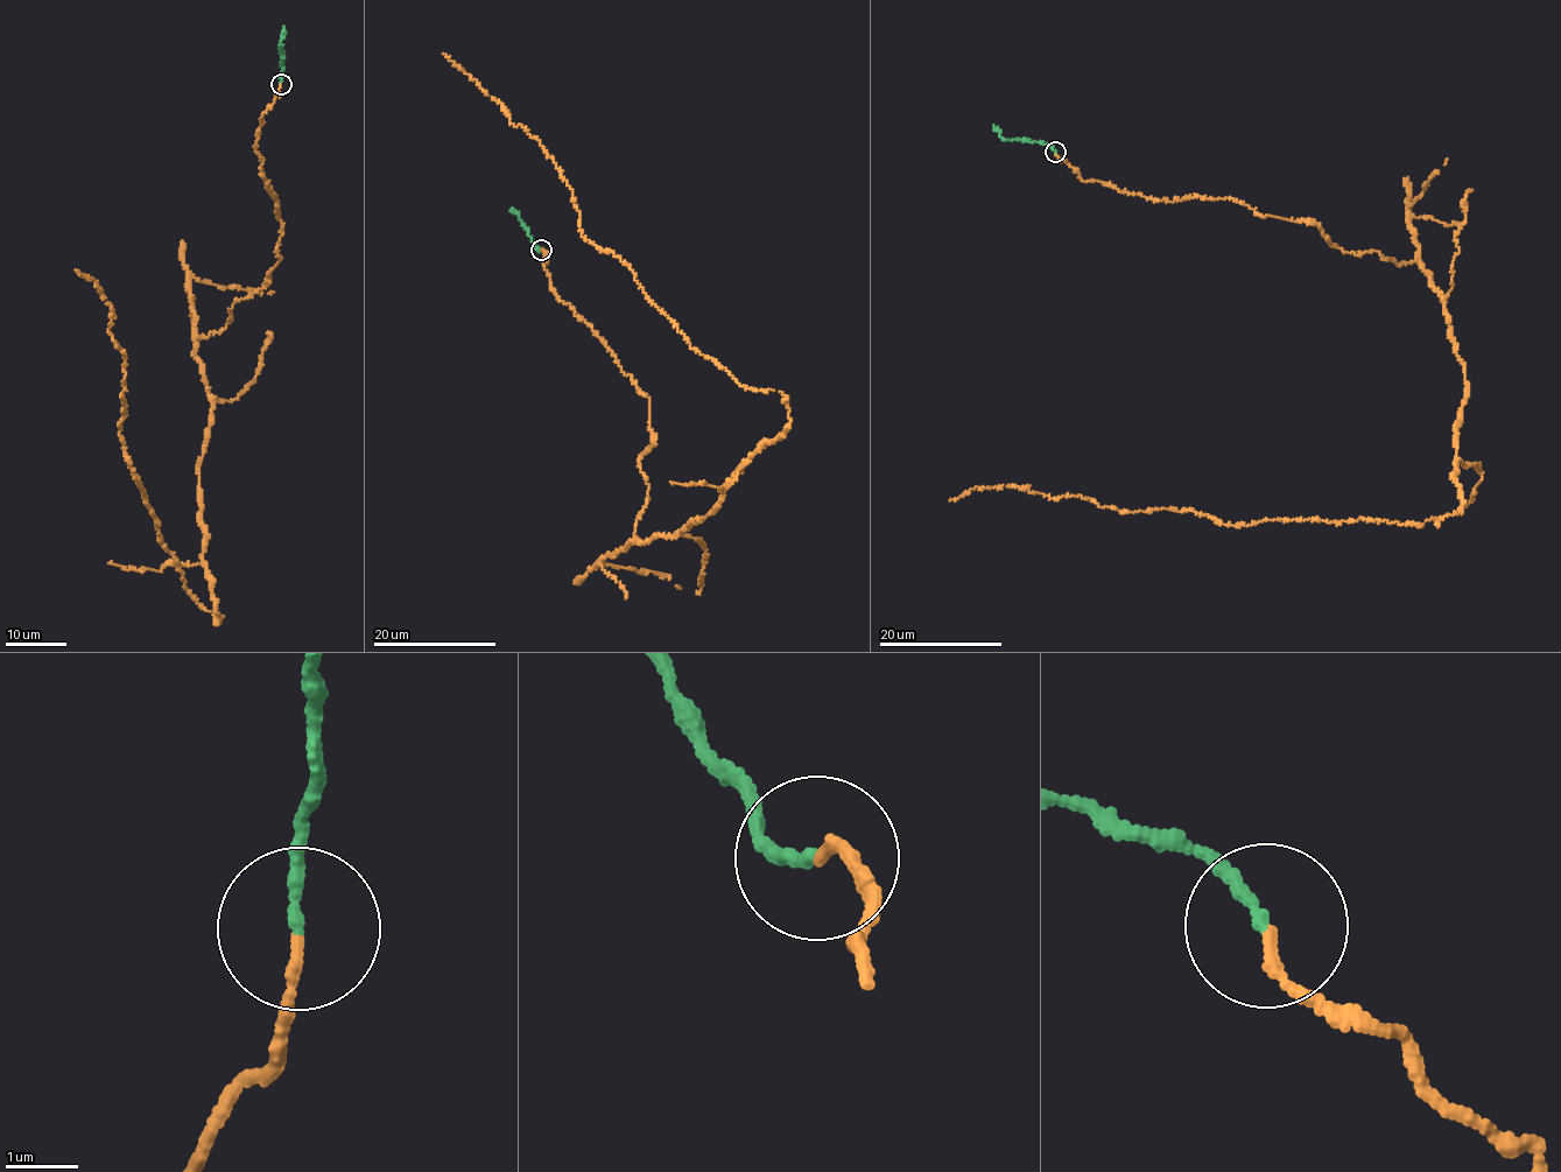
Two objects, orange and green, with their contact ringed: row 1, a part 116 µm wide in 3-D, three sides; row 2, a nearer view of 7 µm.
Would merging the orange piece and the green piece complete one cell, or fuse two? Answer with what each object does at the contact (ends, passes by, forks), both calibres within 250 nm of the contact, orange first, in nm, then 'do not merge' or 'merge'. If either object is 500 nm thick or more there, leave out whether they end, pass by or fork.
orange ends there; green ends there; 140 nm thick on the orange side, 150 nm on the other; merge

